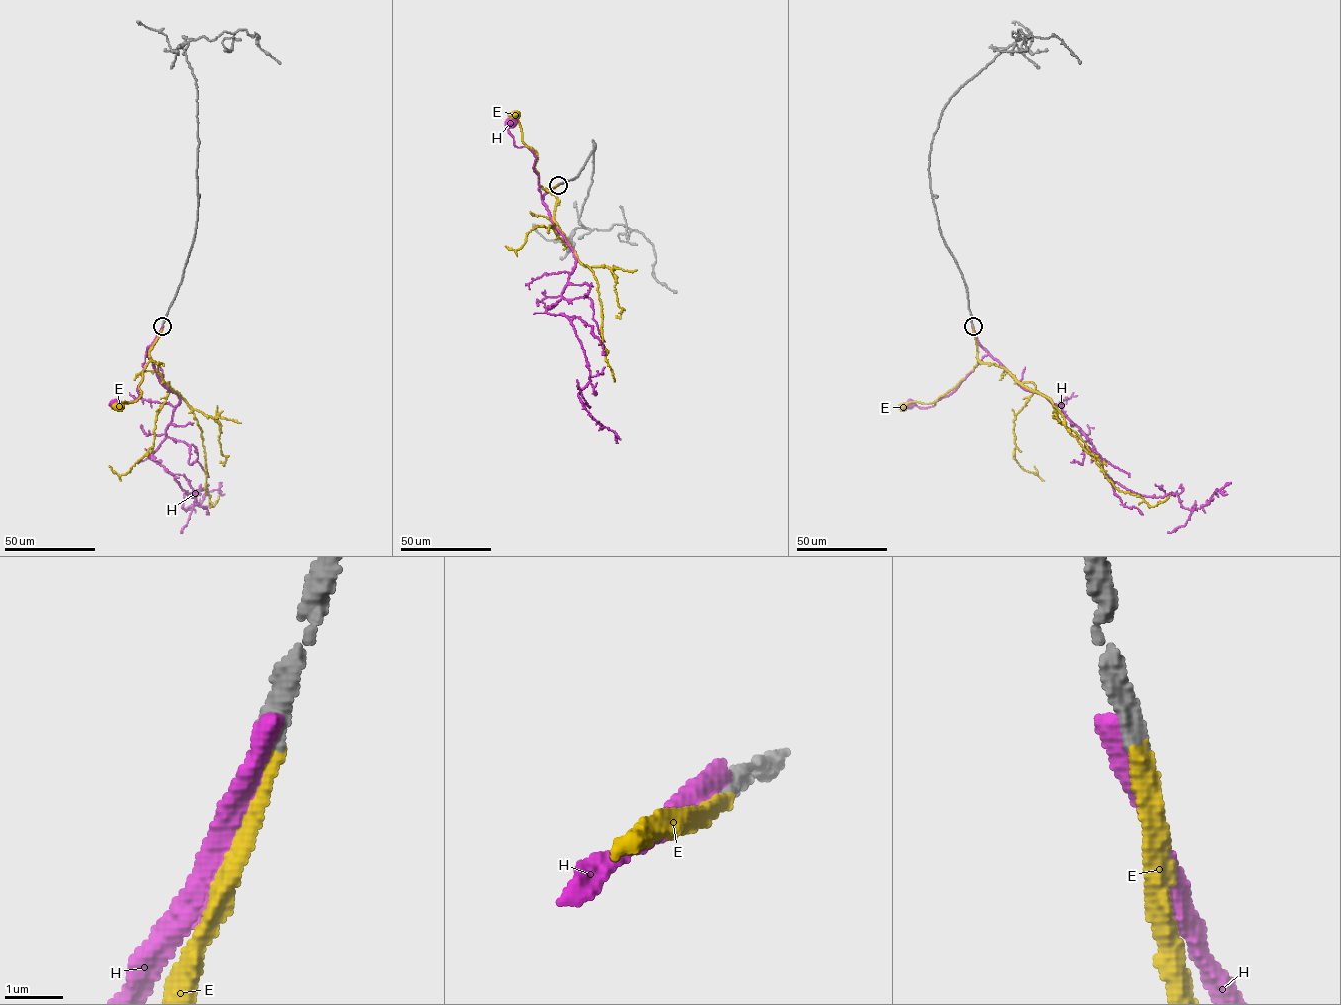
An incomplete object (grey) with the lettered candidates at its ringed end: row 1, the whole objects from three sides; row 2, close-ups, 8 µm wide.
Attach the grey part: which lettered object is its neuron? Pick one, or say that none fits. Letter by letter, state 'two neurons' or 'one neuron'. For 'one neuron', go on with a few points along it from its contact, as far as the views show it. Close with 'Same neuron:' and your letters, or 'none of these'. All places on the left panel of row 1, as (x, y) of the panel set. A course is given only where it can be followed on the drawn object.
E: one neuron; course (162, 326), (138, 386), (141, 396), (117, 406)
H: two neurons
Same neuron: E

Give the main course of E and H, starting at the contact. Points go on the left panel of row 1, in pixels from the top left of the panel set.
E: (162, 326), (138, 386), (141, 396), (117, 406)
H: (162, 326), (145, 355), (143, 379), (137, 388), (139, 396), (117, 408), (112, 406), (116, 403)

